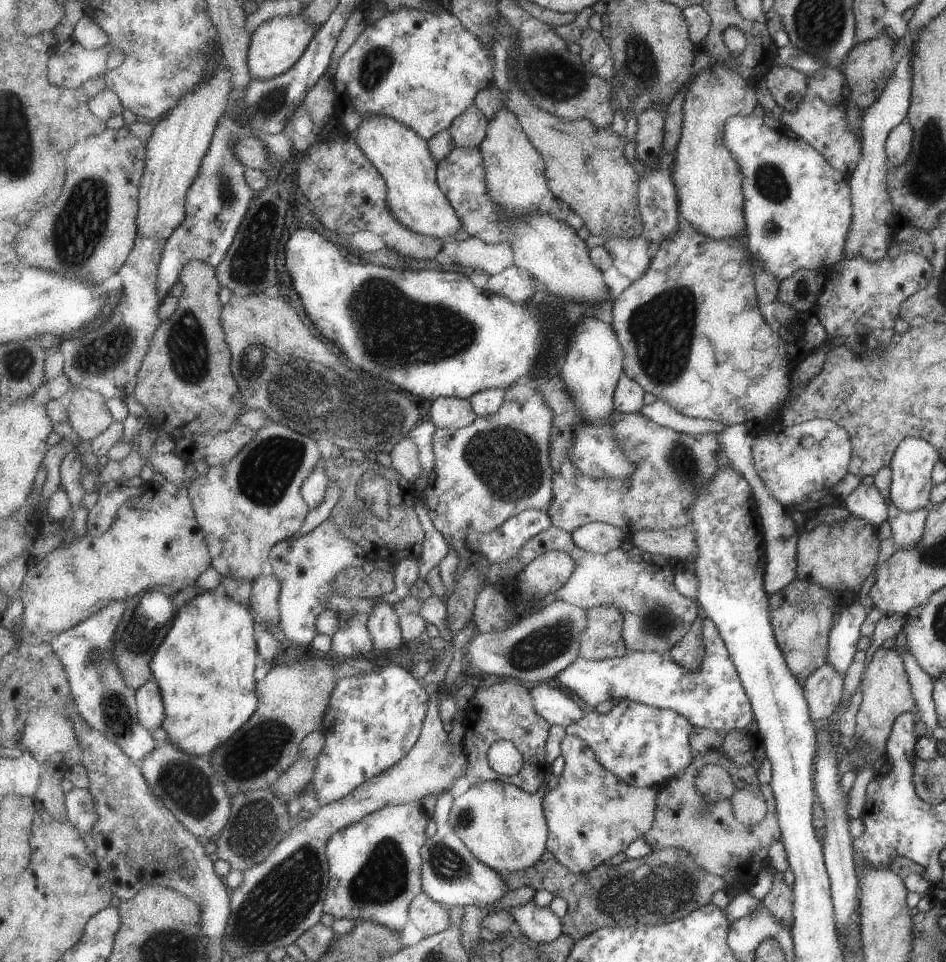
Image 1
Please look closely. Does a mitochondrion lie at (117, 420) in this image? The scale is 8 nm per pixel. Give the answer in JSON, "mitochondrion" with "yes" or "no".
{"mitochondrion":"no"}

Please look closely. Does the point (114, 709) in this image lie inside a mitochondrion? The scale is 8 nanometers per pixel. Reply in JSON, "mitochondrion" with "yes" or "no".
{"mitochondrion":"yes"}

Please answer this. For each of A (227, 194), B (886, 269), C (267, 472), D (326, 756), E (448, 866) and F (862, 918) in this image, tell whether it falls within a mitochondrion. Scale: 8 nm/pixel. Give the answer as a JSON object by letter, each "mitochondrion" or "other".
{"A":"mitochondrion","B":"other","C":"mitochondrion","D":"other","E":"mitochondrion","F":"other"}

